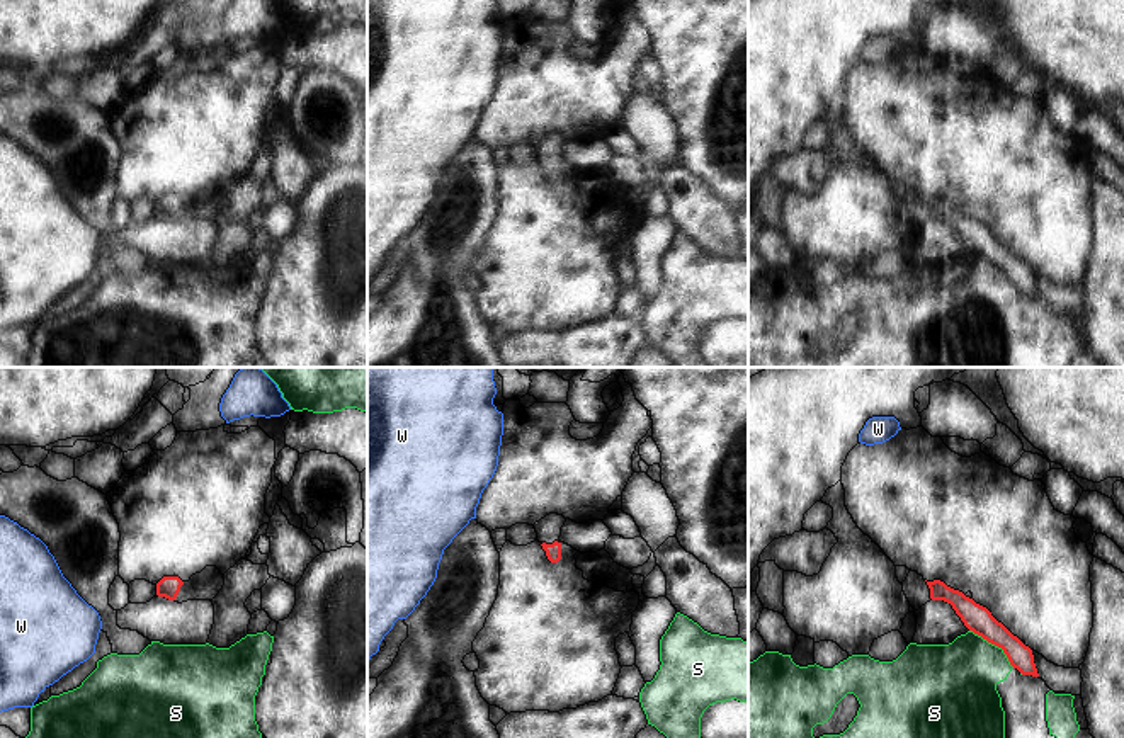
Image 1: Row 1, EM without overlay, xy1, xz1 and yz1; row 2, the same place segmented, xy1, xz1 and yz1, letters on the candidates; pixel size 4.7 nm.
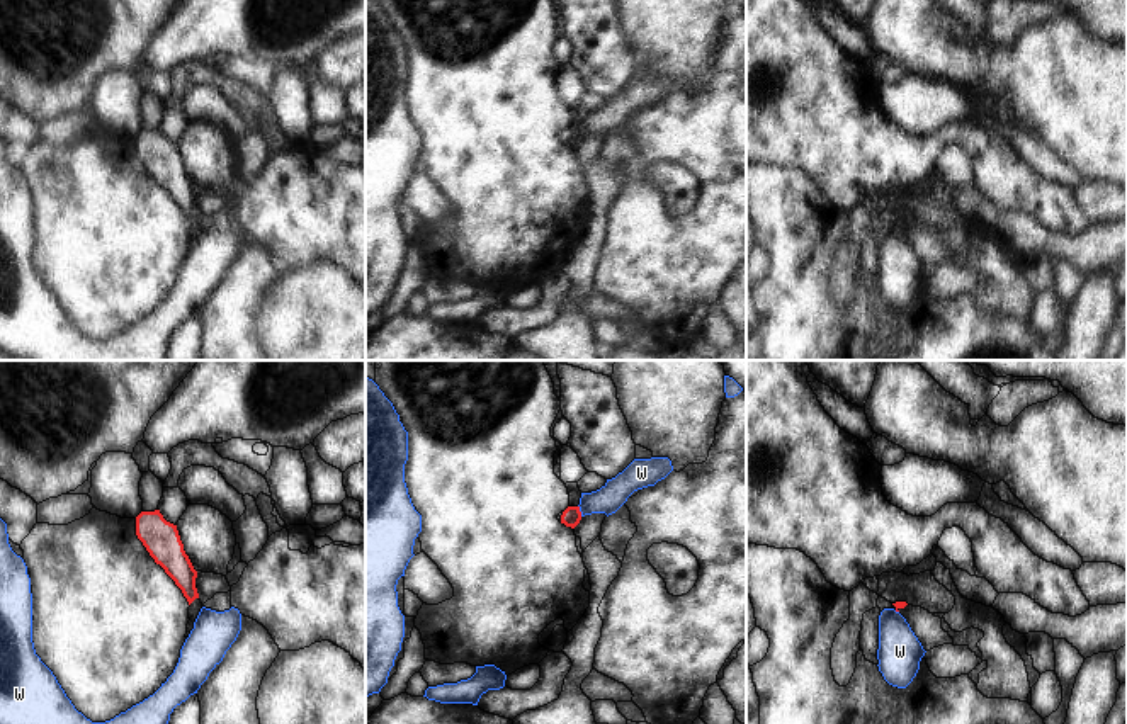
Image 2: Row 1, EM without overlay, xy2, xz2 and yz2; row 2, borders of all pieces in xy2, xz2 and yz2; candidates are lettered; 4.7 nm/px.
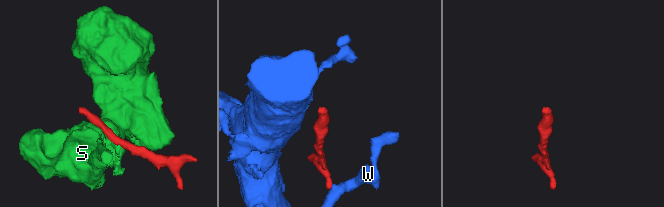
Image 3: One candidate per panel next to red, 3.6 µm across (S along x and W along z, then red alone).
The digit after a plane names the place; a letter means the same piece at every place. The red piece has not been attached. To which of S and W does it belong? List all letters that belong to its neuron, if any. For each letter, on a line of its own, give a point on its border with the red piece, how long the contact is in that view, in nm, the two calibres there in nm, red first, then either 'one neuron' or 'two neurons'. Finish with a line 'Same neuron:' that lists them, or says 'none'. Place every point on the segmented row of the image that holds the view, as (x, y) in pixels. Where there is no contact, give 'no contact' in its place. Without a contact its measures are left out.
S: yz1 (995, 645) | 280 nm | 130/360 nm | two neurons
W: xz2 (578, 510) | 60 nm | 90/140 nm | two neurons
Same neuron: none

